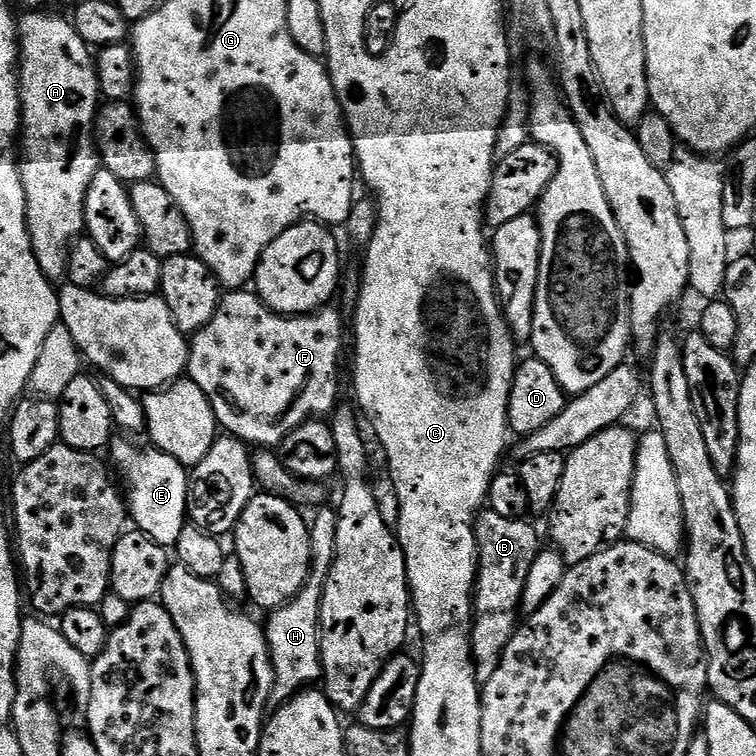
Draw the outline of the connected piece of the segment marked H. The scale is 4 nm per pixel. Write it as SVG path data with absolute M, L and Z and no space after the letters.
M324 506L316 517L311 517L312 533L312 575L302 586L302 590L290 602L275 609L266 623L268 649L272 655L272 669L276 681L272 687L273 705L287 704L293 696L305 691L309 686L321 679L320 667L320 607L324 597L324 581L332 569L332 560L336 557L336 535L338 522L336 508Z

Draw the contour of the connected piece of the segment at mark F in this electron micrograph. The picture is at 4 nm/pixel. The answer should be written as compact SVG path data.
M228 290L220 297L220 305L214 314L214 318L210 318L210 322L206 322L206 326L202 326L202 330L191 333L190 343L188 346L188 367L187 375L193 382L202 389L206 394L209 404L212 405L214 414L216 415L217 425L225 433L239 436L241 440L249 445L259 446L264 450L272 450L281 445L283 440L290 435L292 431L298 428L302 423L316 418L324 418L336 411L340 396L340 355L344 352L344 320L338 313L332 309L332 306L325 306L315 314L305 314L302 316L281 316L279 312L273 312L272 309L264 305L264 301L256 295L252 290Z

